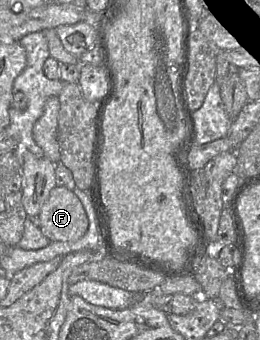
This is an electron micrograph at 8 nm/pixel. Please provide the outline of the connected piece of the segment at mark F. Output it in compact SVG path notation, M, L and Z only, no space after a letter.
M55 186L38 214L38 227L51 241L75 242L87 232L89 219L73 191Z

